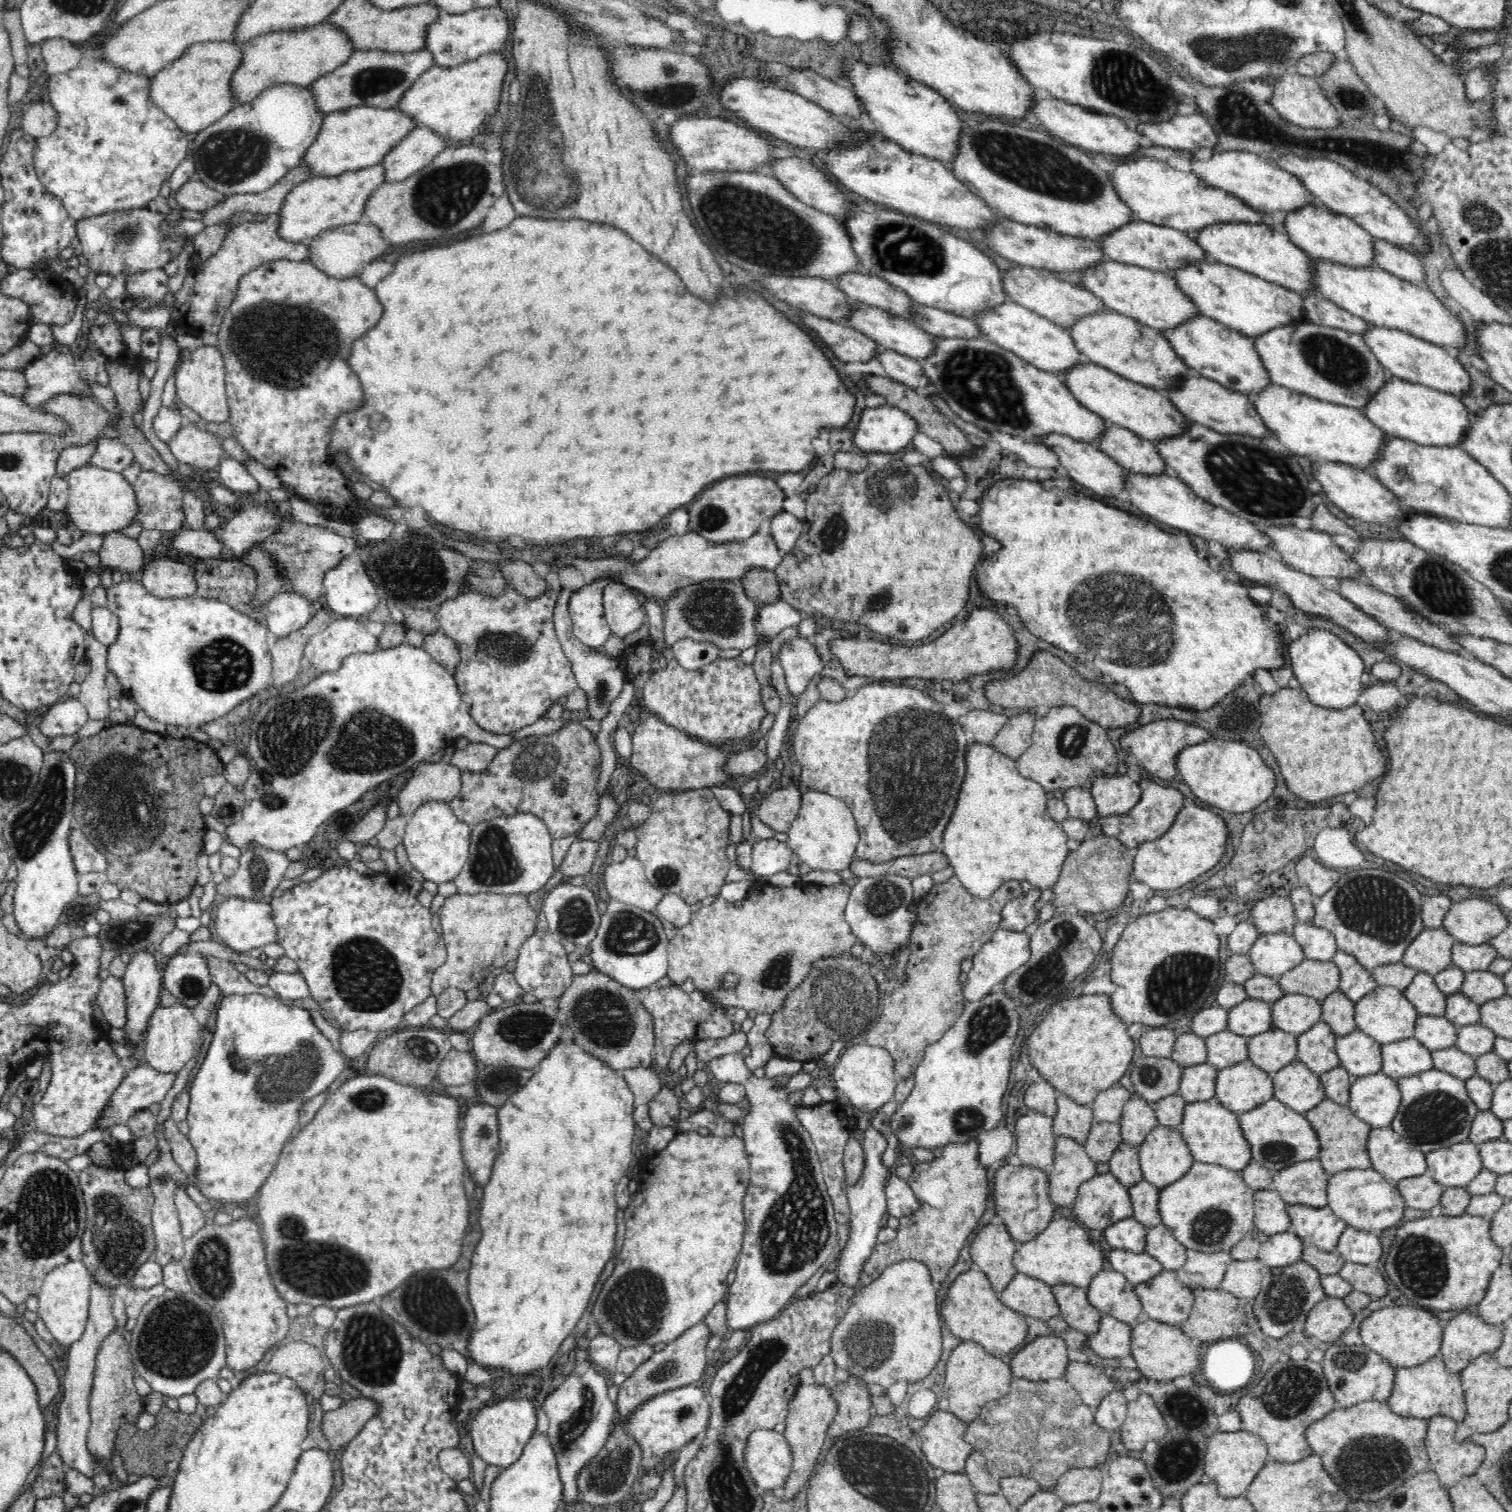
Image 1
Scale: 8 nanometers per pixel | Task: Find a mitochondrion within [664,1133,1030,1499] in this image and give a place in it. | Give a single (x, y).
(865, 1345)

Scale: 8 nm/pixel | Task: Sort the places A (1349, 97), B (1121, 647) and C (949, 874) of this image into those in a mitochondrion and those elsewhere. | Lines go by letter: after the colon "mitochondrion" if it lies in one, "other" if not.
A: mitochondrion
B: mitochondrion
C: other

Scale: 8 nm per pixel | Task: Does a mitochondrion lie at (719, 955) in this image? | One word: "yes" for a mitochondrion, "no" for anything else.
no

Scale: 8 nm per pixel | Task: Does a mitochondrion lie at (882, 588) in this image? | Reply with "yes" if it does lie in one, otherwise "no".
yes

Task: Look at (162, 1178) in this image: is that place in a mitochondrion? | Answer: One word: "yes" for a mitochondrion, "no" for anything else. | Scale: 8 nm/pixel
yes

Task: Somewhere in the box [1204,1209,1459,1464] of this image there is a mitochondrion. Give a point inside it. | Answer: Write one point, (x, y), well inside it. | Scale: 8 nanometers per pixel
(1420, 1266)

